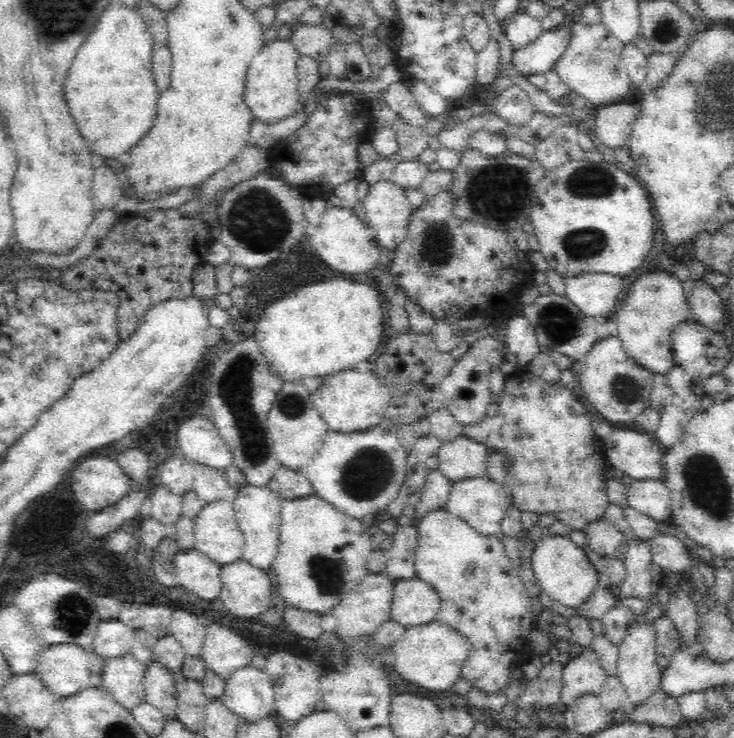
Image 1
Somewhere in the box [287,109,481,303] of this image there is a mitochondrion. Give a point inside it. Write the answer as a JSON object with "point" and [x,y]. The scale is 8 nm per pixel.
{"point":[435,246]}

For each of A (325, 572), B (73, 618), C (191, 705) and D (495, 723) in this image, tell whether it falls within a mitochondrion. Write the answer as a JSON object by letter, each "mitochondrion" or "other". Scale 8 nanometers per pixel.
{"A":"mitochondrion","B":"mitochondrion","C":"other","D":"other"}

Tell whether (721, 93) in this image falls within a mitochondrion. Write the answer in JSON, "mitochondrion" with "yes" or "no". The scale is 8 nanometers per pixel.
{"mitochondrion":"yes"}

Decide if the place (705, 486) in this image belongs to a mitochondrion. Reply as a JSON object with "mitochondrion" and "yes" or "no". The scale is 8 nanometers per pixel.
{"mitochondrion":"yes"}

